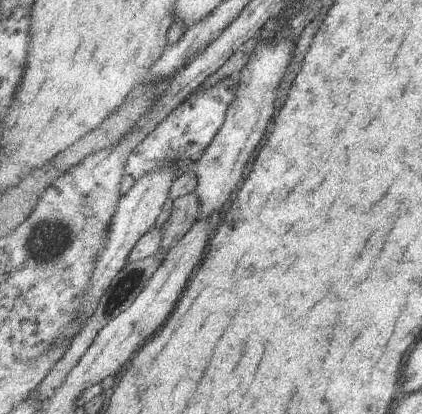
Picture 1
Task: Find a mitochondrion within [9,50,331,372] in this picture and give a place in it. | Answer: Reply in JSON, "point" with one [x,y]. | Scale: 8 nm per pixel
{"point":[56,237]}

